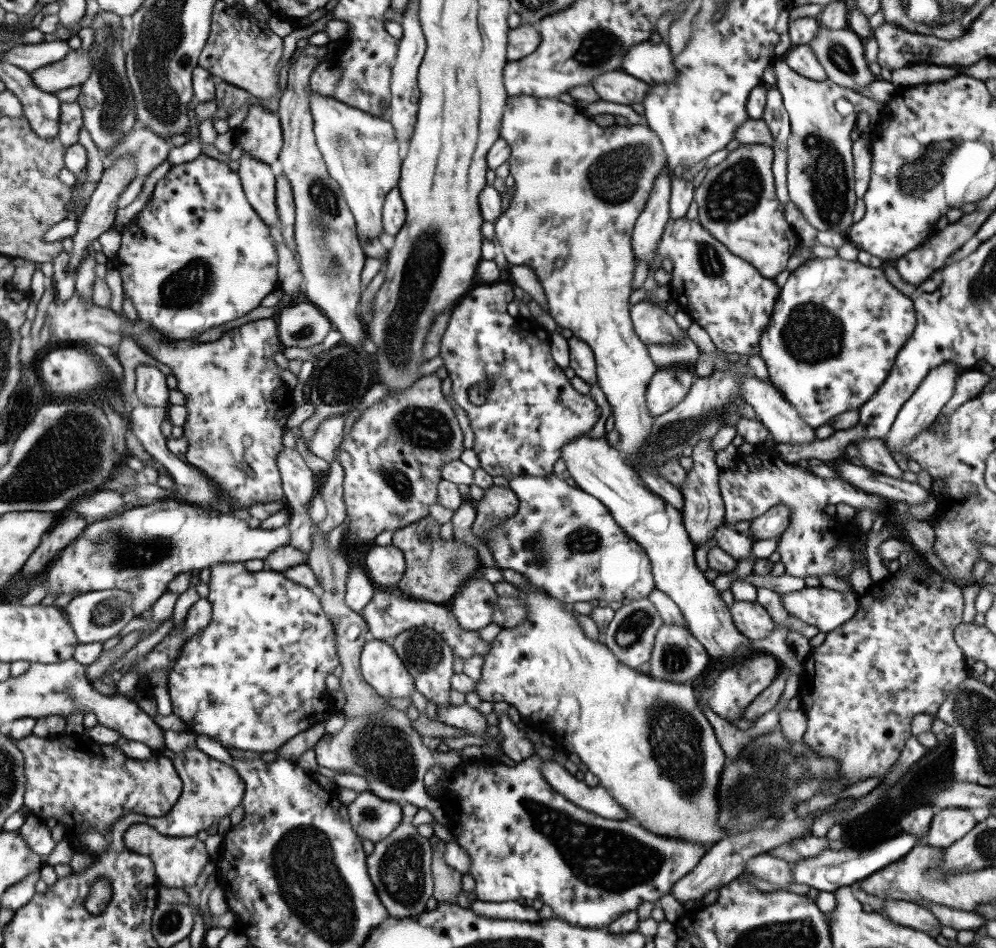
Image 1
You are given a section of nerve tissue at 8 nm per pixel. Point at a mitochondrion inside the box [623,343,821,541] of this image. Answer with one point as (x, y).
(675, 433)

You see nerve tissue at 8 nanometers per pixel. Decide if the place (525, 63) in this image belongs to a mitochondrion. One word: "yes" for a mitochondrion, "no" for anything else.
no

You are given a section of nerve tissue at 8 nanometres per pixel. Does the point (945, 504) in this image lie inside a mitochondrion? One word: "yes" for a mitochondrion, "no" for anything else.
no

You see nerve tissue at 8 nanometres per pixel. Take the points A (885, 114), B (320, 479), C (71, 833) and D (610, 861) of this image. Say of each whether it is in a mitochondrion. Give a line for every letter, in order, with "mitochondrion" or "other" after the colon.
A: other
B: other
C: other
D: mitochondrion

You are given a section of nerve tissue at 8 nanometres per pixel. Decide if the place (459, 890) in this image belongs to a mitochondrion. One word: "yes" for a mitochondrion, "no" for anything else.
no

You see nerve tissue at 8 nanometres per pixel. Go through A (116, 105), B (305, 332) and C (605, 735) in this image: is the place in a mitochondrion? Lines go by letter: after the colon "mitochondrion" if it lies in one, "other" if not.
A: mitochondrion
B: mitochondrion
C: other

